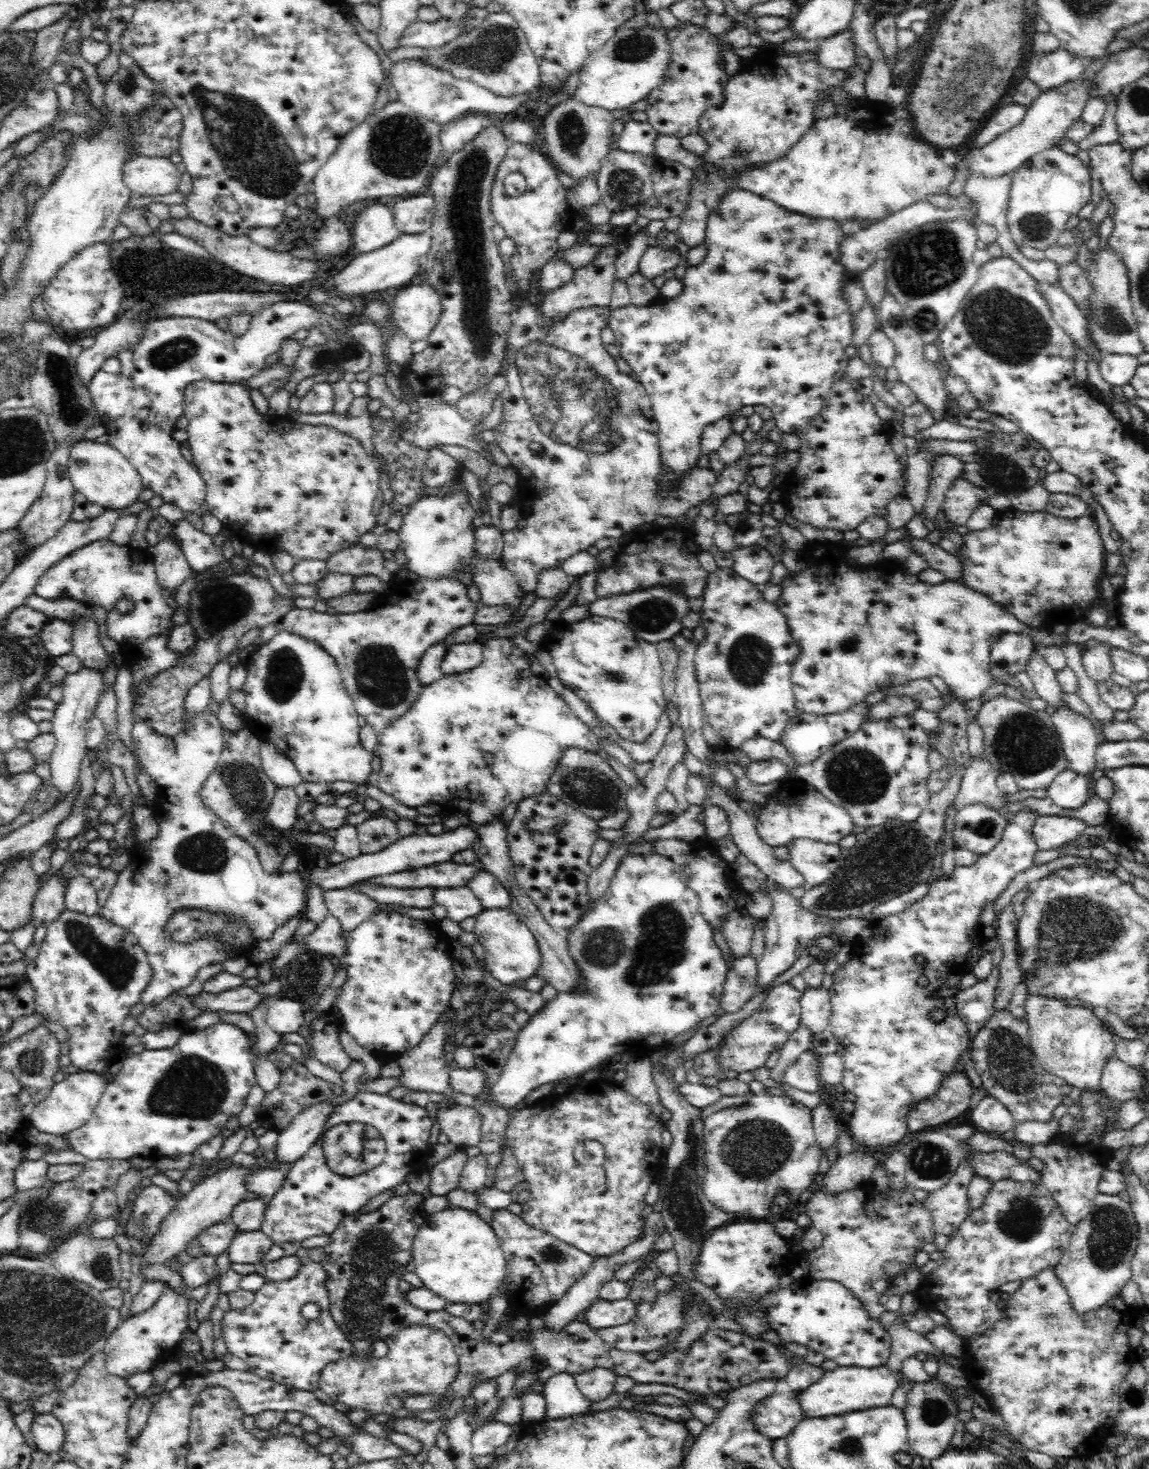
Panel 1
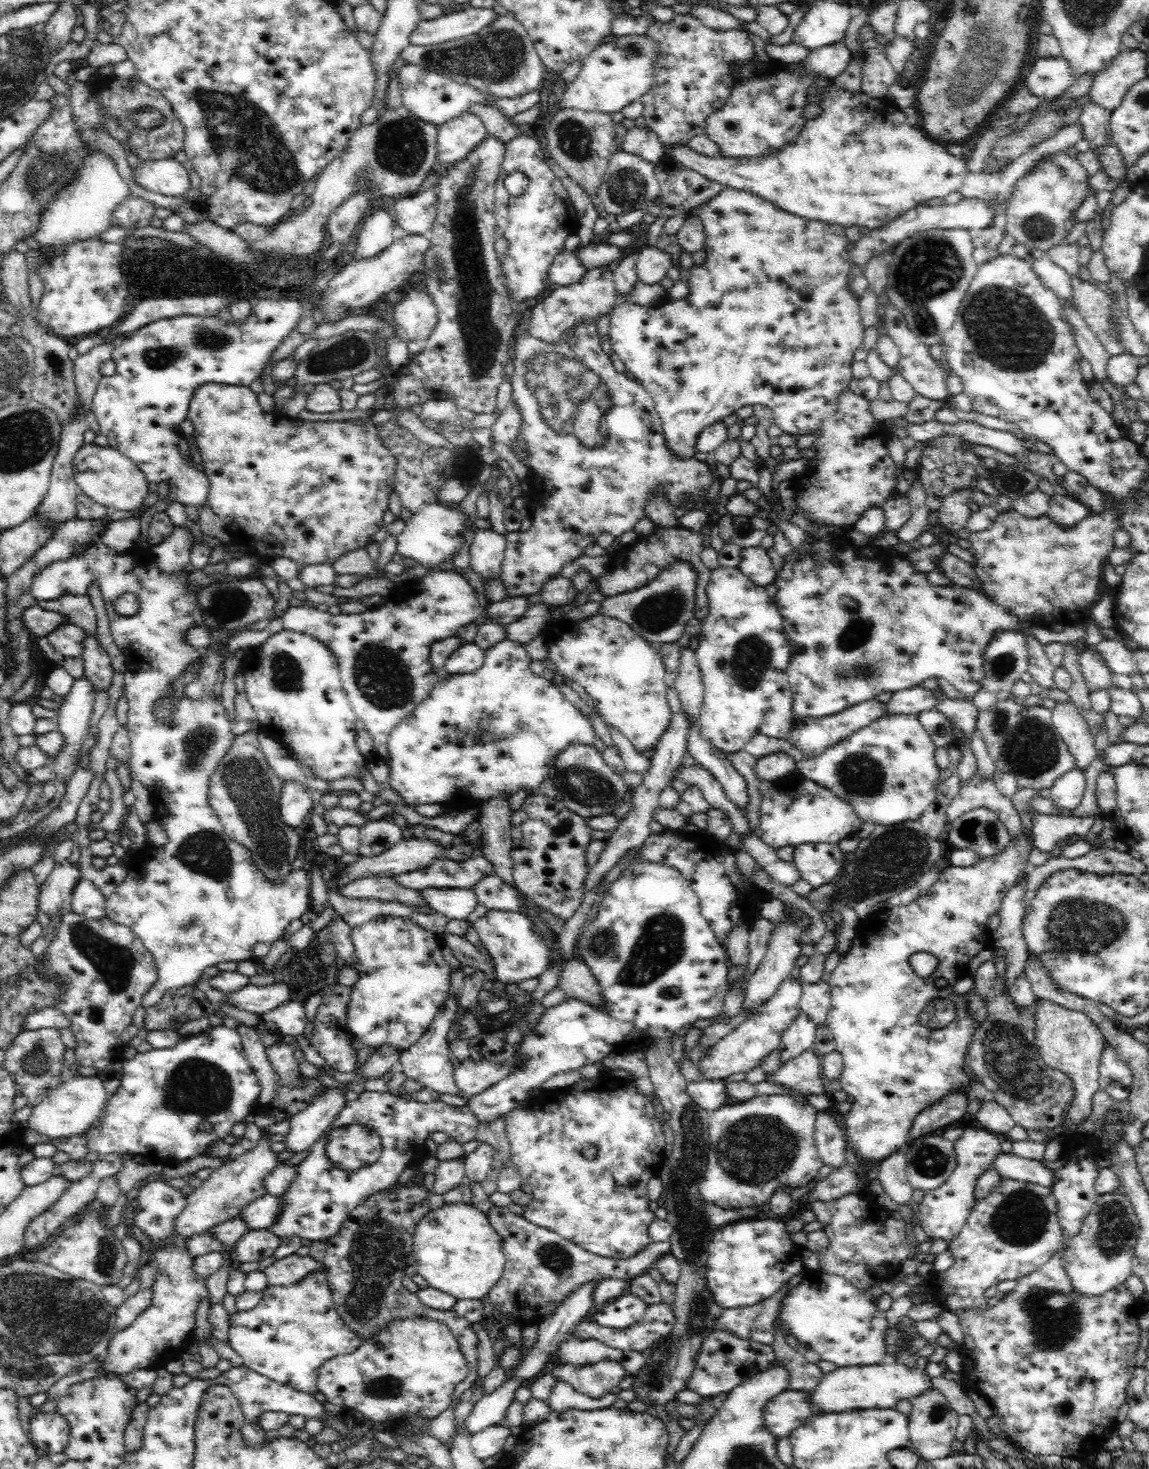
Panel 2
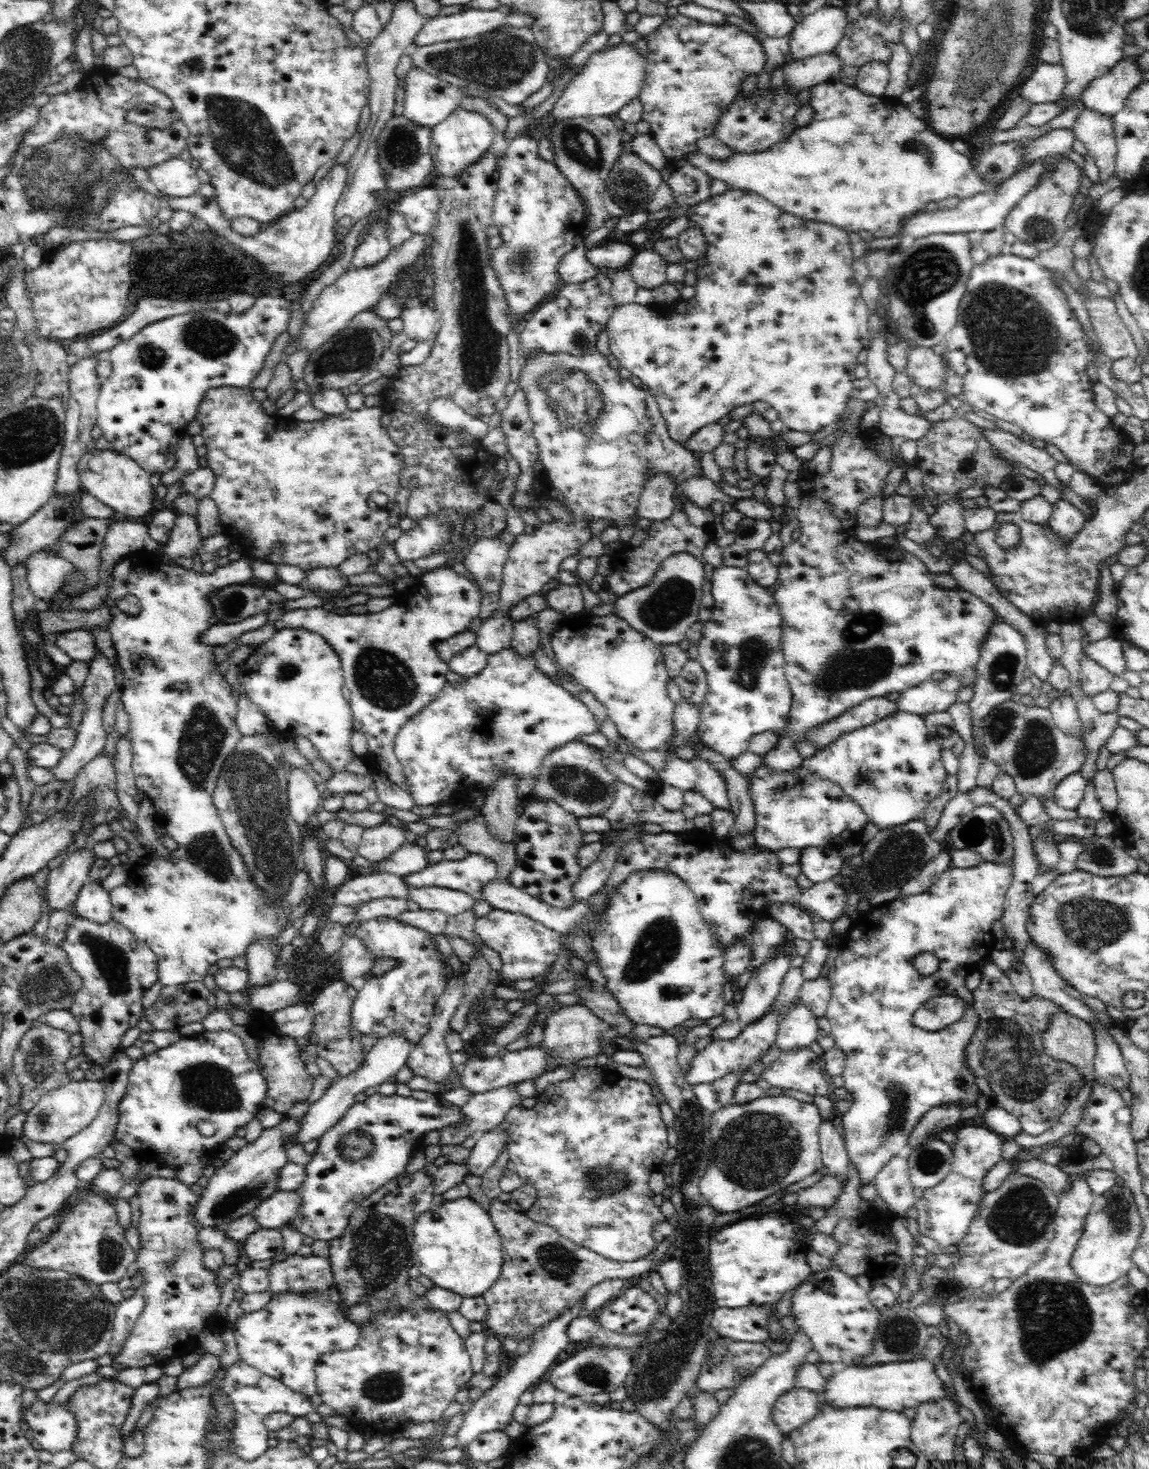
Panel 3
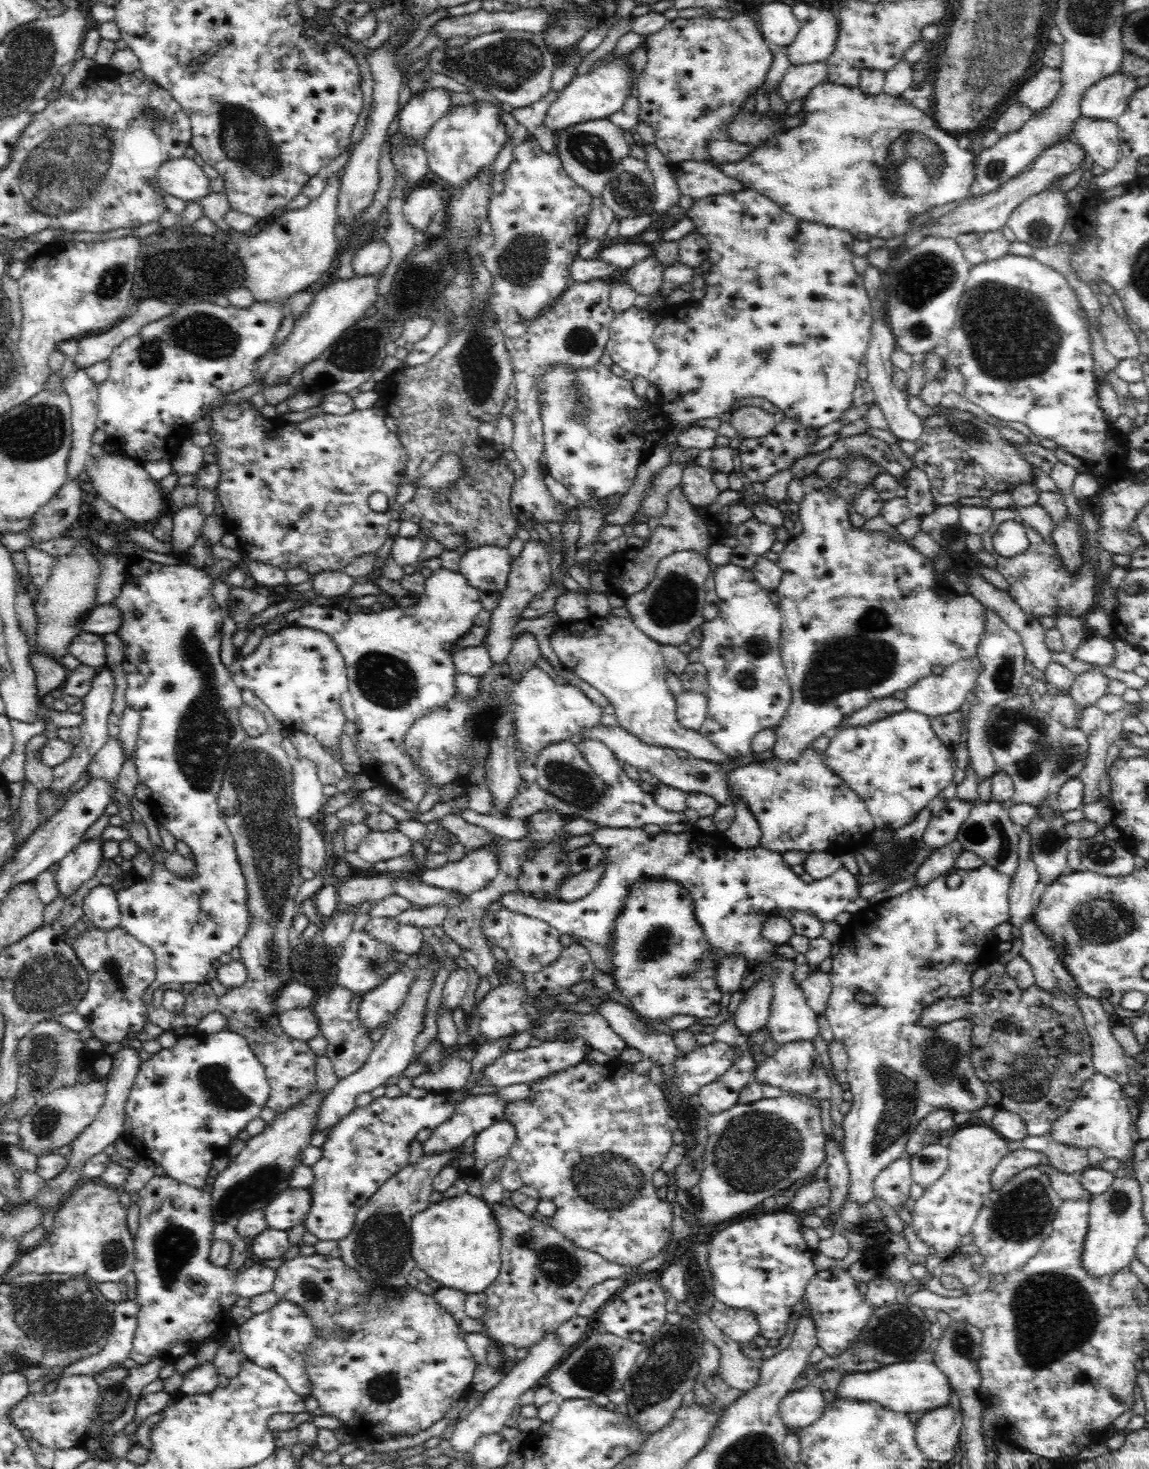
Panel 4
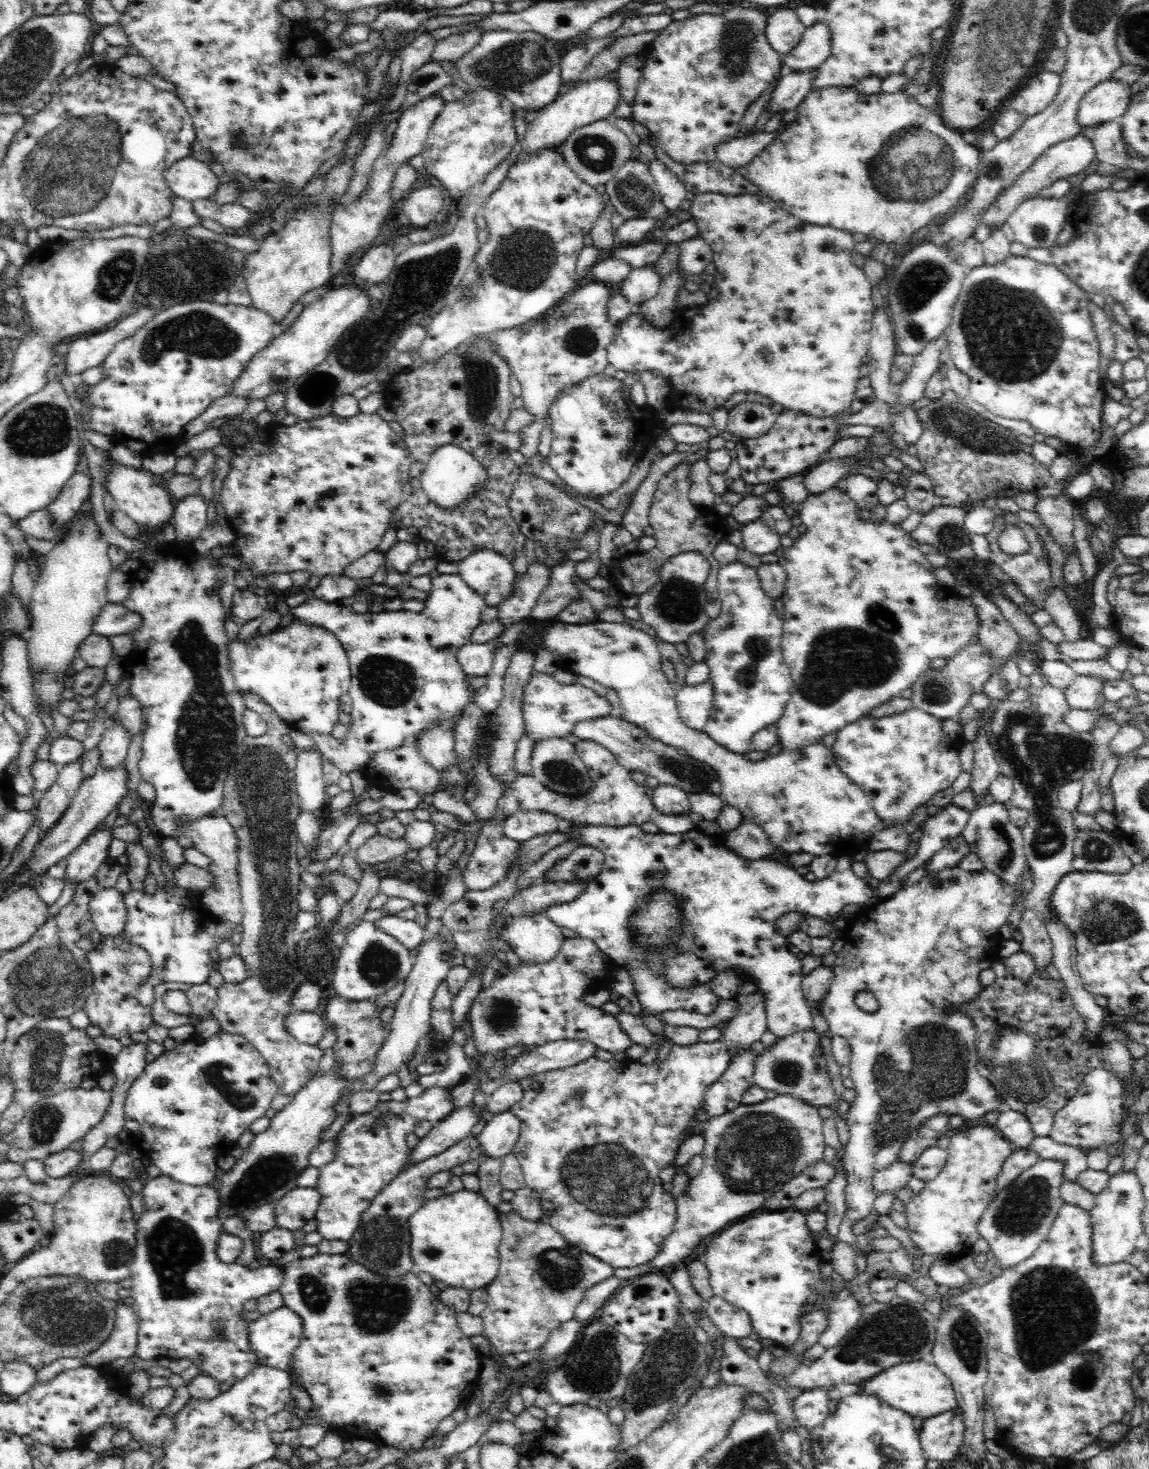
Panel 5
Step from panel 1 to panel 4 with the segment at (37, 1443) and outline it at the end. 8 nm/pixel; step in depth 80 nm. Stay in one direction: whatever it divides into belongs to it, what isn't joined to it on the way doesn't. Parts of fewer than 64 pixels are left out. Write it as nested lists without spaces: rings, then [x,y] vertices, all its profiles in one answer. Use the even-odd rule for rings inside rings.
[[[74,1375],[66,1377],[58,1383],[55,1391],[51,1393],[42,1391],[33,1395],[26,1395],[26,1398],[23,1398],[22,1402],[14,1407],[14,1412],[10,1415],[12,1425],[16,1426],[16,1429],[20,1431],[29,1430],[34,1442],[54,1452],[56,1450],[68,1450],[68,1448],[78,1447],[89,1428],[89,1423],[91,1422],[89,1419],[95,1414],[95,1407],[99,1402],[100,1388],[101,1386],[94,1381],[92,1376]]]

